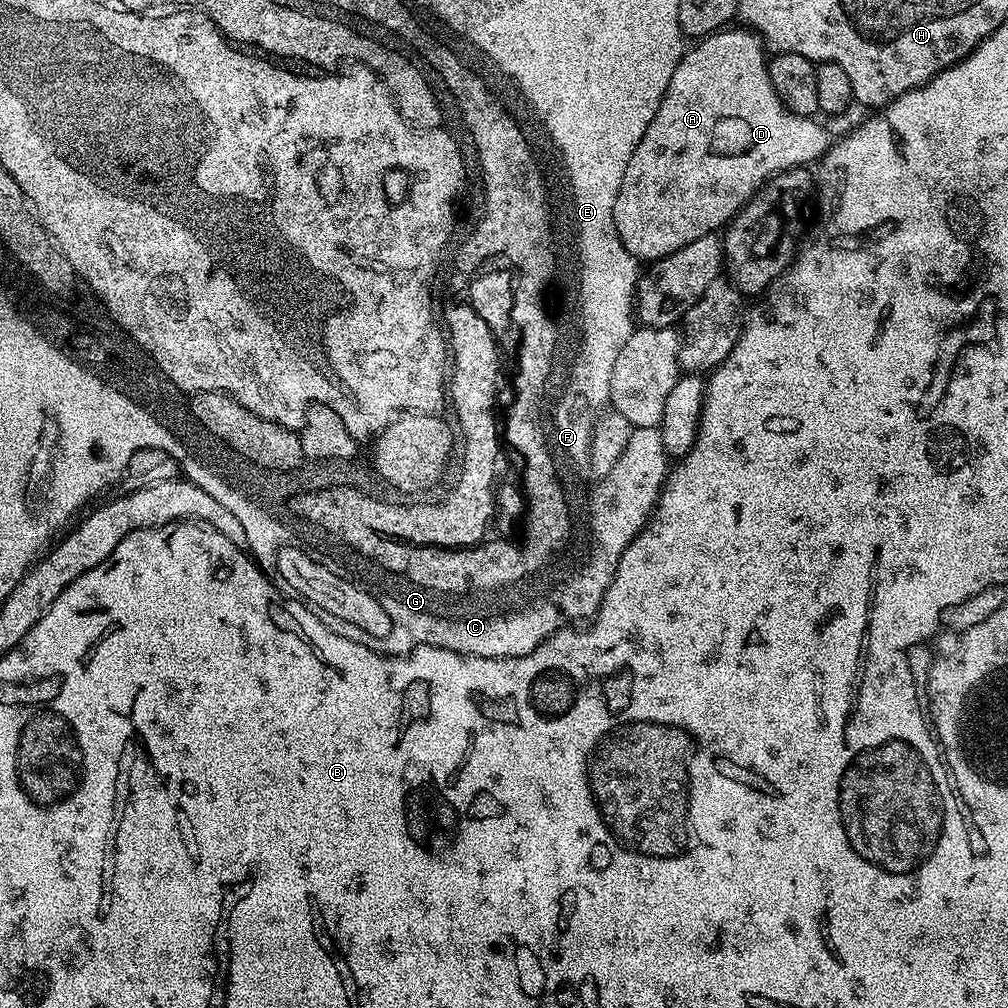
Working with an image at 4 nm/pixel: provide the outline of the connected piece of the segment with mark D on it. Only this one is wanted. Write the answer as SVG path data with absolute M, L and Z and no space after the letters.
M725 26L711 36L703 37L685 51L684 57L666 86L666 98L716 98L716 148L718 148L718 214L652 214L652 164L650 164L650 130L642 134L638 146L626 164L616 189L616 201L612 207L612 218L616 232L620 235L625 249L640 262L655 262L698 238L719 233L724 223L731 221L741 211L740 208L751 196L755 197L760 189L780 172L792 168L811 165L819 161L830 147L830 139L815 119L795 116L785 108L778 98L768 77L769 57L764 56L766 45L751 28Z

